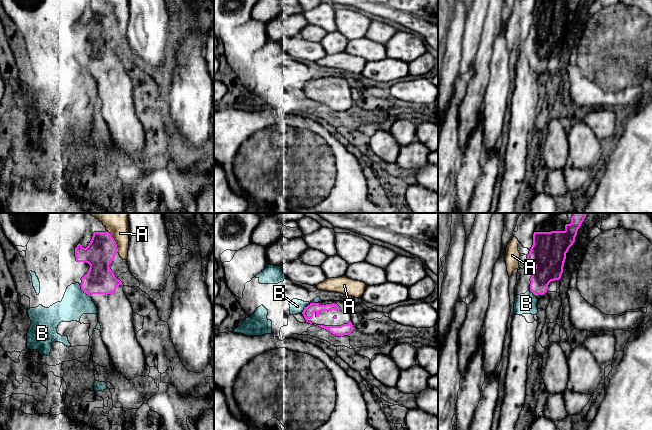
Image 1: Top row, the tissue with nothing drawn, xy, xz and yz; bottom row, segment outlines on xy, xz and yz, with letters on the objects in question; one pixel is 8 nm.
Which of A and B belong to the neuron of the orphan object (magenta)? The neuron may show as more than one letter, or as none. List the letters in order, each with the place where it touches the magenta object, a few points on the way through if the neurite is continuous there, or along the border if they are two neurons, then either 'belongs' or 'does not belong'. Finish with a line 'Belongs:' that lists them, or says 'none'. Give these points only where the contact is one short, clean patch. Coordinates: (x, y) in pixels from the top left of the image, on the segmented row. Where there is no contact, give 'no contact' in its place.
A: meets magenta in xy at (115, 241); border along xy (108, 231), (115, 241), (118, 251); does not belong
B: meets magenta in xy at (84, 292); border along xy (79, 285), (90, 296); does not belong
Belongs: none

